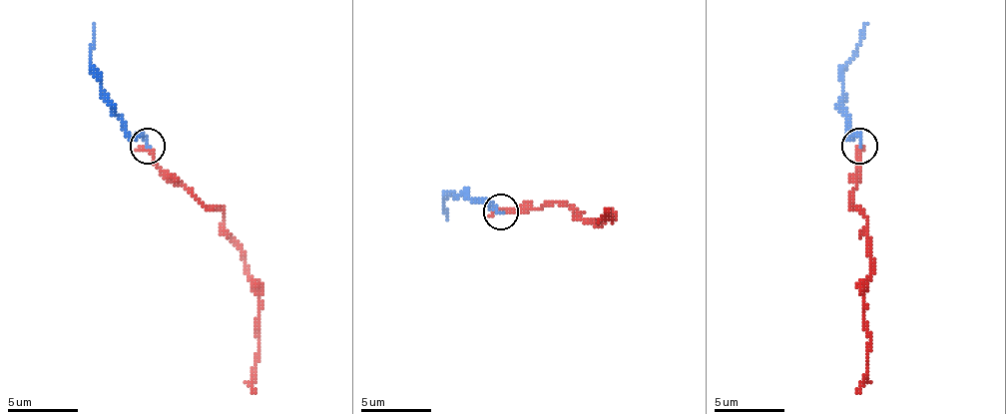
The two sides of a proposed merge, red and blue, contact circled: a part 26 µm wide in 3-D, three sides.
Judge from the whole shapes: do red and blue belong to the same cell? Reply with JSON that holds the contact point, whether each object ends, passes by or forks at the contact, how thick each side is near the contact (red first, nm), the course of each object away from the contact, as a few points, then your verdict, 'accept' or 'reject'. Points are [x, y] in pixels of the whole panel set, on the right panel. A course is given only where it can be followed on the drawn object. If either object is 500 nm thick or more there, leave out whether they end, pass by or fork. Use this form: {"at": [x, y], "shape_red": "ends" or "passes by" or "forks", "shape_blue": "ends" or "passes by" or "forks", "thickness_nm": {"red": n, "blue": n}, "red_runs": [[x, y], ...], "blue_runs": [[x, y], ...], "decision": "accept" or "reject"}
{"at": [859, 146], "shape_red": "ends", "shape_blue": "ends", "thickness_nm": {"red": 240, "blue": 170}, "red_runs": [[856, 147], [849, 203], [867, 220], [870, 252], [870, 280], [863, 297], [870, 350], [863, 386], [856, 393]], "blue_runs": [[860, 147], [846, 133], [842, 87], [849, 59], [867, 23]], "decision": "reject"}

